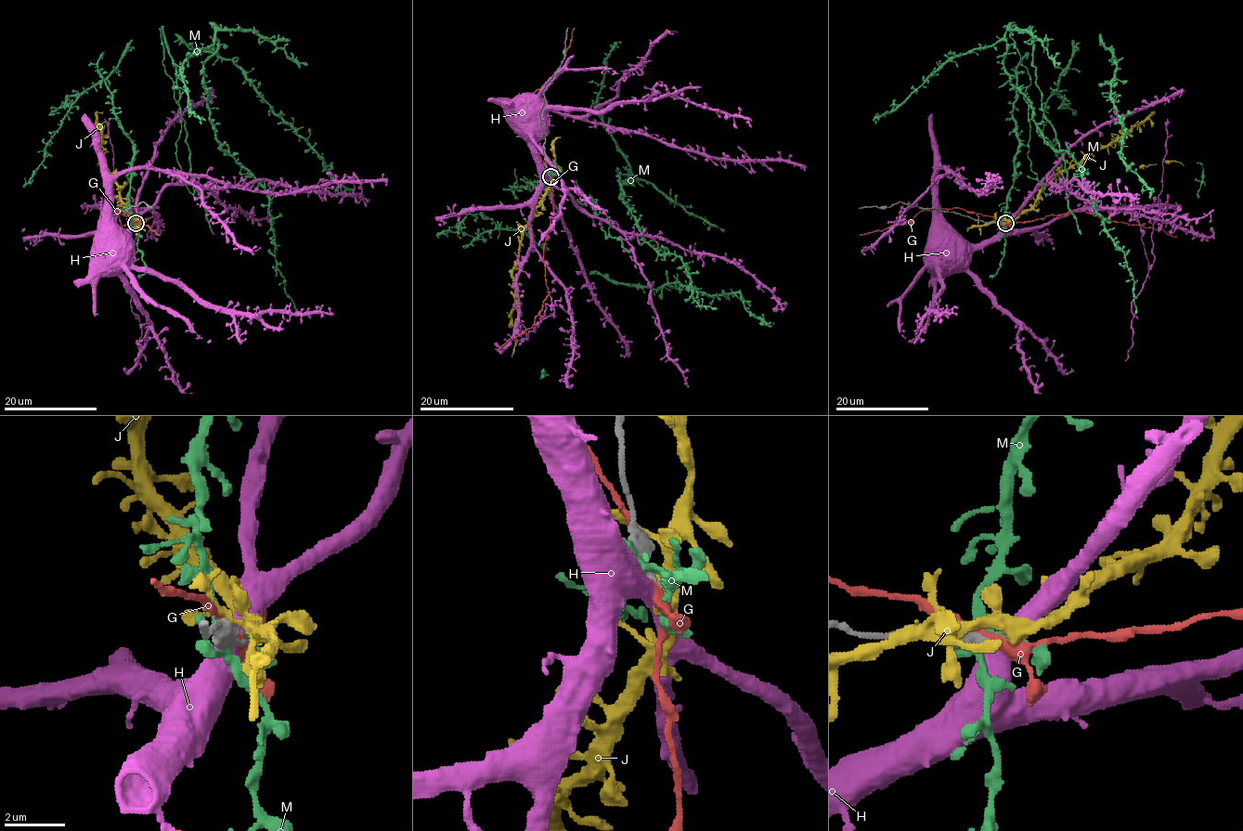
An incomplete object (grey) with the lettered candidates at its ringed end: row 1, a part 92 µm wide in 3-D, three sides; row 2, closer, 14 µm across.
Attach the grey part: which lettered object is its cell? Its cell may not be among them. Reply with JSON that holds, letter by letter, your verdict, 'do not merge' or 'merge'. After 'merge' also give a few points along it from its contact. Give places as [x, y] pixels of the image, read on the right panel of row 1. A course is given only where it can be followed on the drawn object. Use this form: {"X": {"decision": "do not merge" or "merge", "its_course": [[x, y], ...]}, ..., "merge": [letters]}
{"G": {"decision": "do not merge"}, "H": {"decision": "do not merge"}, "J": {"decision": "do not merge"}, "M": {"decision": "do not merge"}, "merge": []}

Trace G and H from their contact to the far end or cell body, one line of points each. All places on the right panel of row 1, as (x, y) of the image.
G: (1001, 221), (1013, 224), (1043, 219), (1051, 214), (1085, 211), (1107, 219), (1177, 235)
H: (1004, 224), (990, 239), (968, 243), (938, 214), (939, 169), (948, 169), (977, 192), (985, 192), (999, 173)

